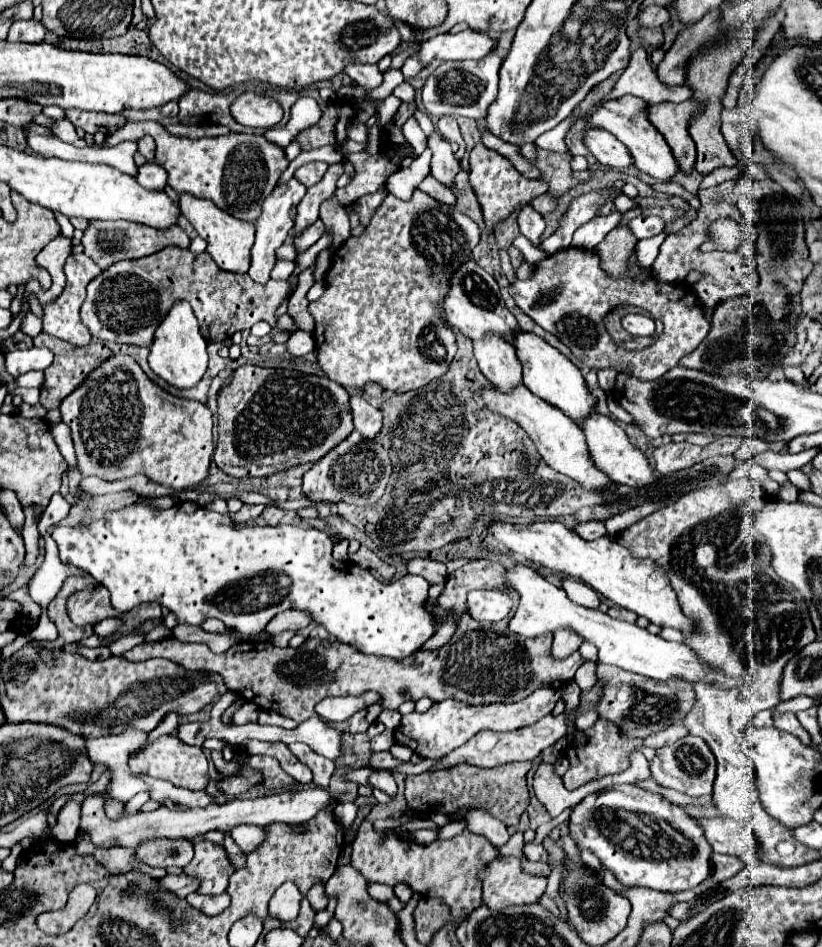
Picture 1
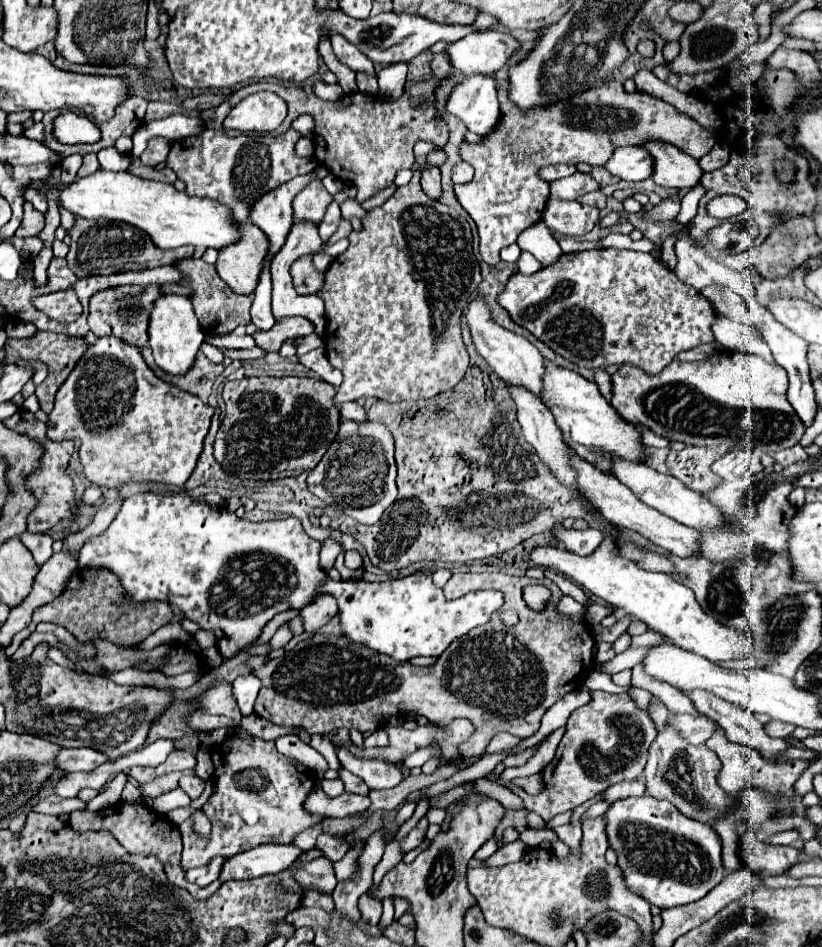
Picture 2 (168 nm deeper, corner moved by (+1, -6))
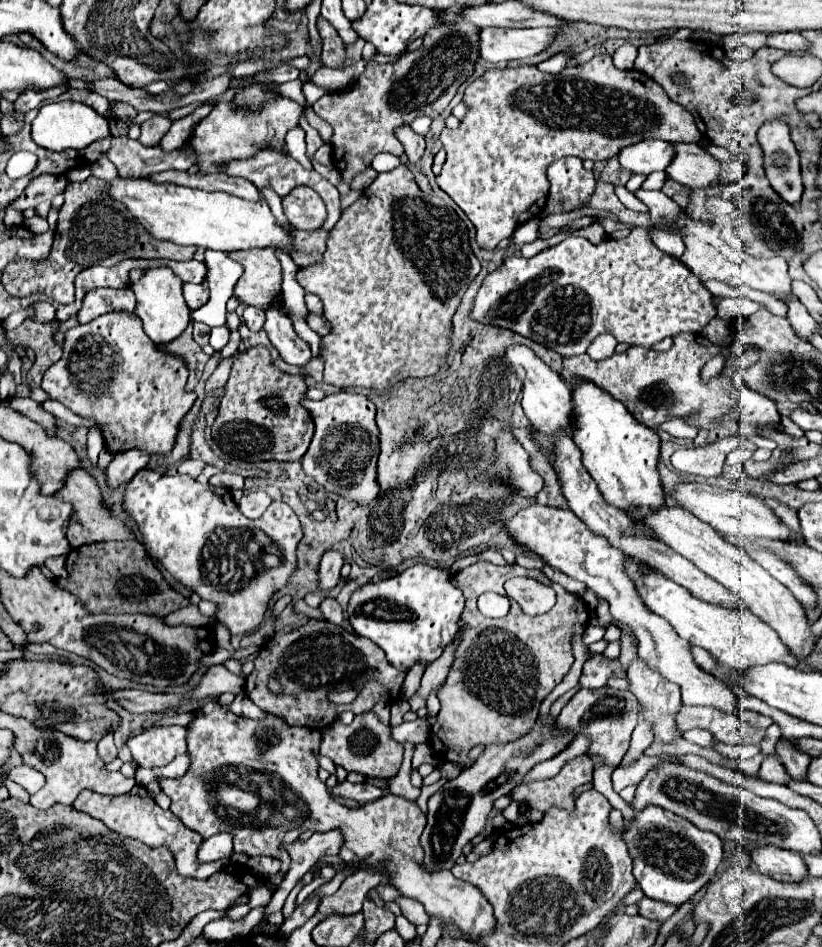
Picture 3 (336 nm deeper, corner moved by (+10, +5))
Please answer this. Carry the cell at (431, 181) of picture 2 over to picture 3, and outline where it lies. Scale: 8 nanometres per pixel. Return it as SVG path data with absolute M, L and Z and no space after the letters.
M399 126L399 128L395 130L395 136L397 136L397 140L405 146L405 154L407 154L407 158L409 158L409 162L411 162L411 164L419 162L421 156L423 156L423 150L425 150L425 138L419 136L419 134L415 134L415 132L411 130L411 126Z

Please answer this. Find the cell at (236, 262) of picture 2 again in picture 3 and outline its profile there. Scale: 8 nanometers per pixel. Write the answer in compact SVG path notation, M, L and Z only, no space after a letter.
M271 248L265 250L249 250L249 252L229 252L233 260L237 260L245 272L241 282L237 282L235 294L247 306L257 306L261 310L273 308L281 300L281 308L289 314L287 306L281 298L281 262Z

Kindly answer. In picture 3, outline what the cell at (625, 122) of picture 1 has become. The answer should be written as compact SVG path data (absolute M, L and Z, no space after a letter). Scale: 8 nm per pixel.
M675 144L677 160L667 168L669 178L687 188L709 188L721 180L721 162L699 144Z

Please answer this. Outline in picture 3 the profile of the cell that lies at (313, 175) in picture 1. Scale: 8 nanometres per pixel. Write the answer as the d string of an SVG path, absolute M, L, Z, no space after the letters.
M295 188L283 198L283 210L297 230L319 230L327 220L327 208L311 188Z

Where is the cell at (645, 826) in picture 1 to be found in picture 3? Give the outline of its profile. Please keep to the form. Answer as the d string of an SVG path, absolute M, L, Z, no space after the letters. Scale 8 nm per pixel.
M653 806L639 812L635 822L625 822L625 842L633 856L633 876L643 894L671 906L689 902L711 880L723 860L723 842L717 834L699 830L689 820Z

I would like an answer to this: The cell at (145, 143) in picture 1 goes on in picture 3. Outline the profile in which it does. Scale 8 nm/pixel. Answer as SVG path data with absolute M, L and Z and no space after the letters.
M149 118L147 122L141 124L141 144L145 146L157 146L159 140L165 136L169 130L171 120L169 118Z

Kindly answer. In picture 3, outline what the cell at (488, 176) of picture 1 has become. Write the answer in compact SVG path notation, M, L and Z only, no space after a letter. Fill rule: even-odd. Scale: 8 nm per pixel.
M595 56L585 64L567 66L559 74L541 72L537 66L493 68L467 86L463 102L467 114L461 118L459 128L445 128L439 136L447 160L437 176L437 184L469 216L477 228L477 244L487 250L497 248L497 244L503 238L509 238L517 226L537 218L545 210L550 189L547 166L555 160L565 156L577 156L581 160L589 158L593 162L609 160L625 146L637 144L649 136L671 144L701 140L695 118L685 112L685 108L673 104L651 76L637 70L619 70L613 66L611 56ZM649 120L661 120L661 124L653 124L651 134Z

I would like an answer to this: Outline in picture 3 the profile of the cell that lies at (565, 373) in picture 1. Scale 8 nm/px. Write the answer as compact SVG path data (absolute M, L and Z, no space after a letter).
M575 380L573 404L575 404L575 444L583 452L583 464L599 486L603 500L631 518L627 536L649 536L659 540L647 526L645 516L665 506L665 492L657 470L659 460L659 436L655 430L637 422L627 408L613 400L605 390L595 384Z

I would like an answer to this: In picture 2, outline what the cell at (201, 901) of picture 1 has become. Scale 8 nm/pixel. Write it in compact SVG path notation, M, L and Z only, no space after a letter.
M118 801L116 805L90 813L90 811L76 811L70 815L72 825L76 827L78 833L86 833L86 831L110 831L118 843L128 851L128 853L142 853L142 855L154 855L158 861L162 861L164 871L168 880L178 888L186 889L194 899L198 901L206 901L220 885L214 881L204 889L194 887L185 878L185 873L180 869L180 851L182 851L182 841L180 841L180 831L176 825L166 821L166 815L160 815L156 811L150 811L150 807L146 805L128 805L124 801Z

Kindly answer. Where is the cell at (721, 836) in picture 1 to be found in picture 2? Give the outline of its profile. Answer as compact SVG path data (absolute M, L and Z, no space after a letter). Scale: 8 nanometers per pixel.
M748 831L740 835L740 859L760 875L780 875L800 859L800 851L790 845L768 845Z

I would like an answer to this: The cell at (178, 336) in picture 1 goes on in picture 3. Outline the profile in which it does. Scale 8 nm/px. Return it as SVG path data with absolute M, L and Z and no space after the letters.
M149 266L149 268L145 268L145 274L141 276L141 280L133 282L129 288L133 290L133 294L137 298L135 314L141 318L145 334L155 344L167 344L167 342L175 340L187 328L191 316L189 316L189 306L185 304L183 292L181 292L183 280L179 276L175 276L171 268Z

